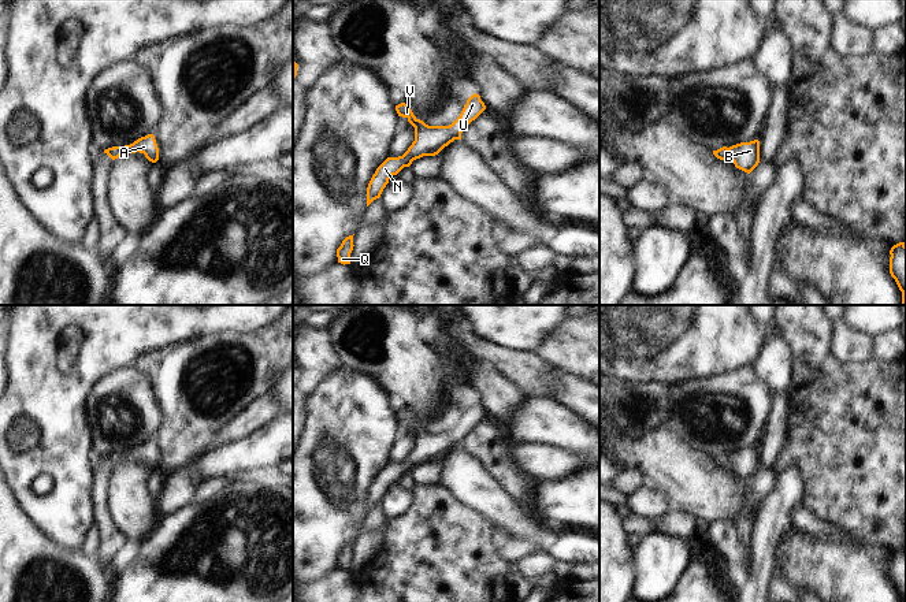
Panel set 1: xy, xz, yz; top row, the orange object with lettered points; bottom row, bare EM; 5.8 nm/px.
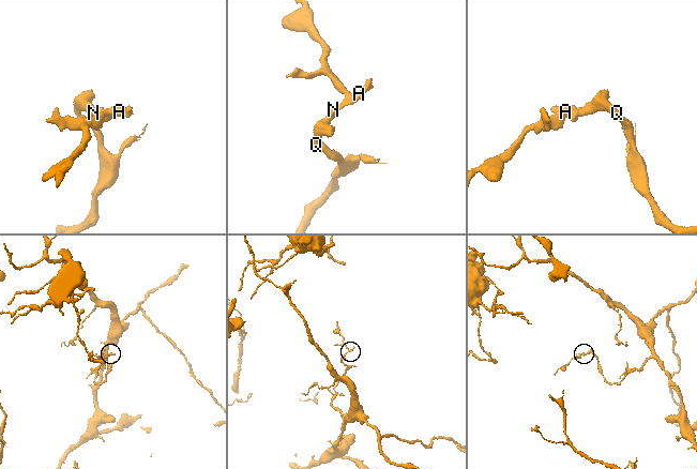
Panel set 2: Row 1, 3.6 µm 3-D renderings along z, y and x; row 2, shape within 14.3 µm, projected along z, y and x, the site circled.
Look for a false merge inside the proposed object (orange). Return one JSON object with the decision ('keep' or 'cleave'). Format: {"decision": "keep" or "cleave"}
{"decision": "keep"}

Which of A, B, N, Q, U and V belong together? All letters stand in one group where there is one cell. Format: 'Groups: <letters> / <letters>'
Groups: A B N Q U V.

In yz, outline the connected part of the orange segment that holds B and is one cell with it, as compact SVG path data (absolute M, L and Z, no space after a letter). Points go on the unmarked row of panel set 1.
M760 447L740 449L713 457L720 467L731 465L736 475L750 480L760 469Z

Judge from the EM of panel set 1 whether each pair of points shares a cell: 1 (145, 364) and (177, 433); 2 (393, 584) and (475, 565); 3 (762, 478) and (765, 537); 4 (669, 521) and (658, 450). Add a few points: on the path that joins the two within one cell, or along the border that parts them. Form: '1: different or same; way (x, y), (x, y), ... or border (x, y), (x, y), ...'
1: same; way (162, 381), (177, 396), (177, 416)
2: same; way (413, 584), (437, 584), (441, 580), (455, 580)
3: different; border (778, 478), (772, 491), (761, 502)
4: different; border (669, 509), (689, 513), (695, 520)

